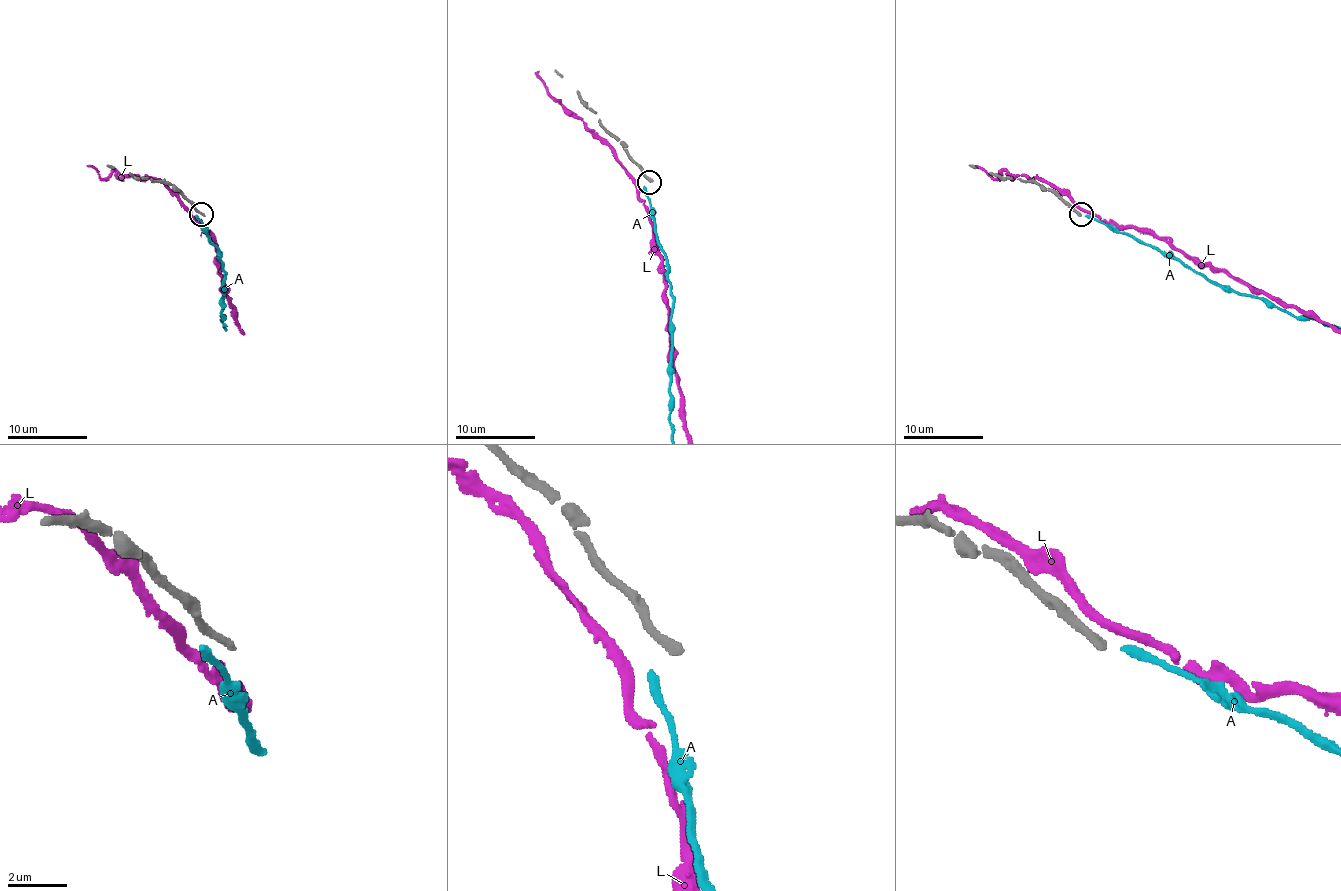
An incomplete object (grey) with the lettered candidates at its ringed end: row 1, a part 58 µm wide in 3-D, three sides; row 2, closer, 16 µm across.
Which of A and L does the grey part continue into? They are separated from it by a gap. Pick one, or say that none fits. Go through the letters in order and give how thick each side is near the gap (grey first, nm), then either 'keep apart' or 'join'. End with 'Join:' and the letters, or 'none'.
A: calibres 320 and 300 nm; keep apart
L: calibres 320 and 340 nm; keep apart
Join: none

